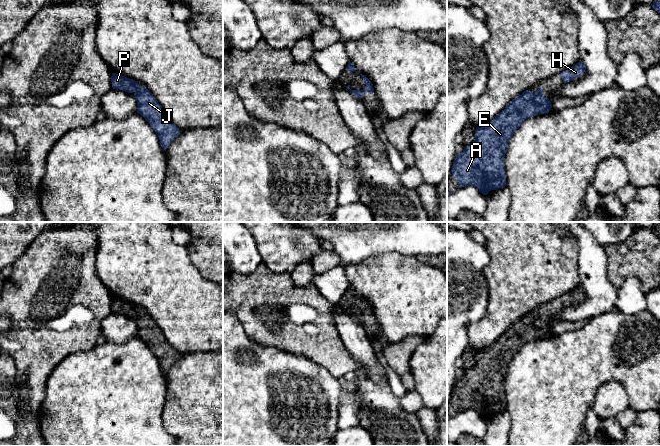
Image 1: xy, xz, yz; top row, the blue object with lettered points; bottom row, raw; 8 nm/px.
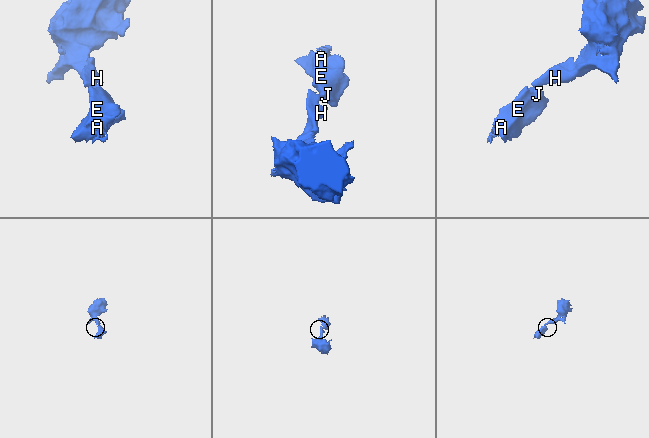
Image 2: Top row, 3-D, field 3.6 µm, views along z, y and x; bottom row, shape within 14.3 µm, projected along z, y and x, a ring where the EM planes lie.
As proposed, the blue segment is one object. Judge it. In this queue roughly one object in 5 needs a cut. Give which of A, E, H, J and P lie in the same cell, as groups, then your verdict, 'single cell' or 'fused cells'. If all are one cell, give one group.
A E H J P | single cell

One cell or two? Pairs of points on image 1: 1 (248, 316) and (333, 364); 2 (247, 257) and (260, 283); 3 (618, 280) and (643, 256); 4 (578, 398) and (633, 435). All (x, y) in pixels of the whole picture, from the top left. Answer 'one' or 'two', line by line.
1: one
2: two
3: one
4: two

